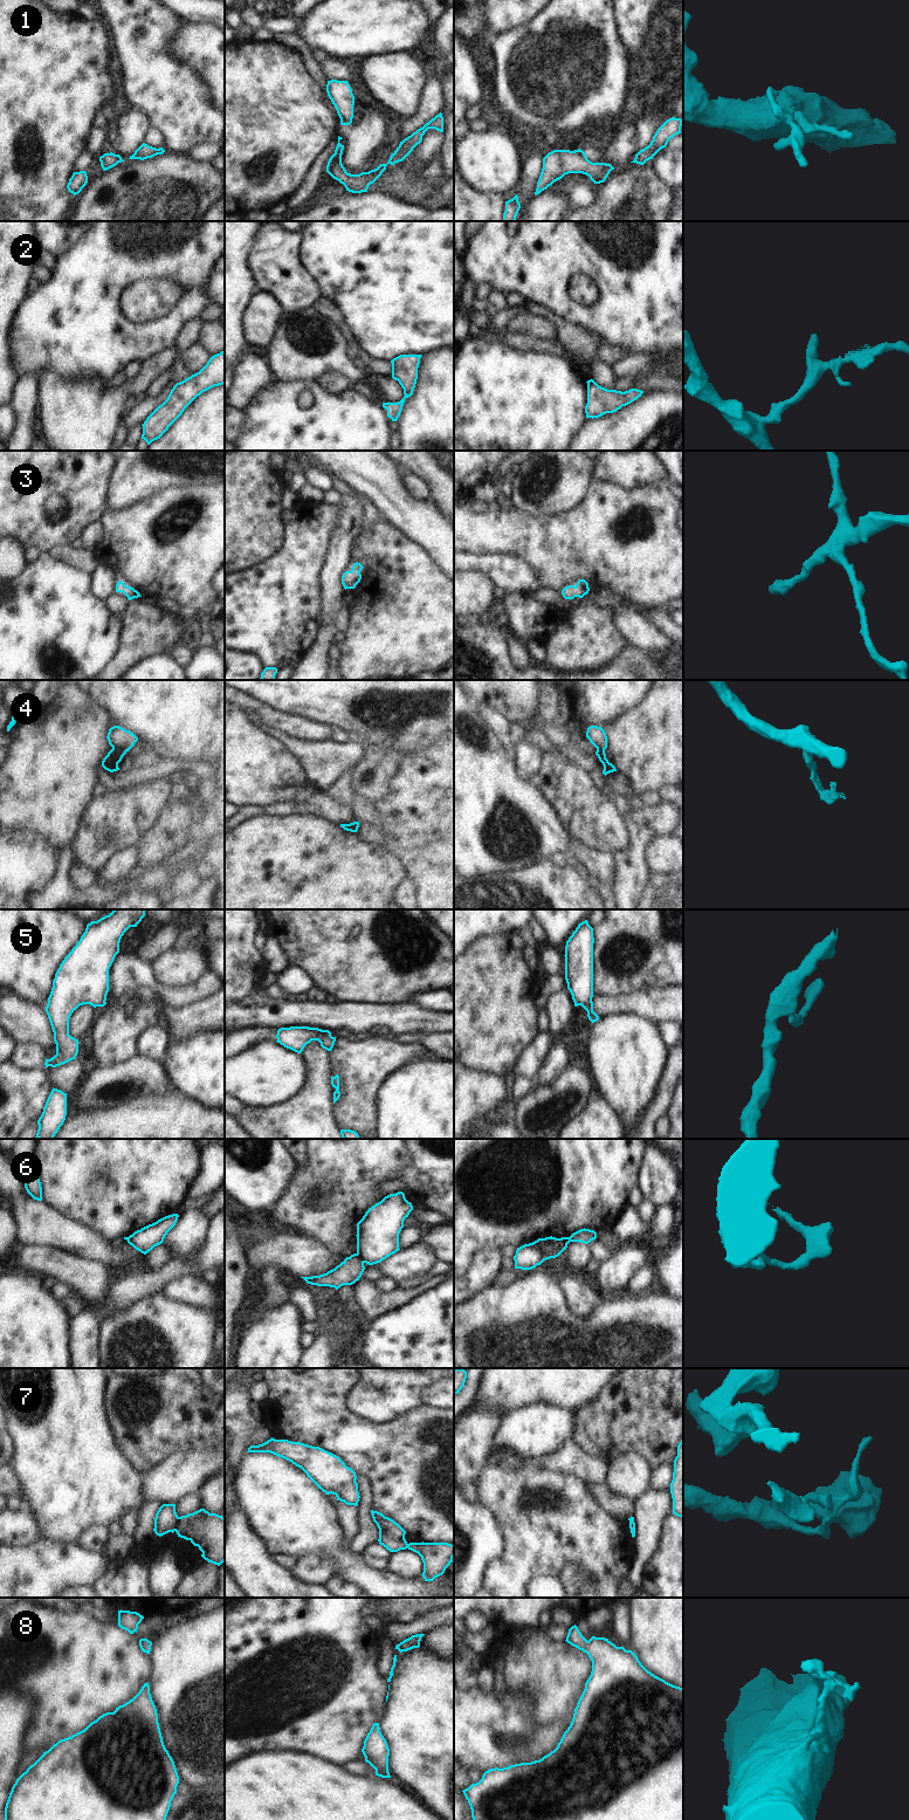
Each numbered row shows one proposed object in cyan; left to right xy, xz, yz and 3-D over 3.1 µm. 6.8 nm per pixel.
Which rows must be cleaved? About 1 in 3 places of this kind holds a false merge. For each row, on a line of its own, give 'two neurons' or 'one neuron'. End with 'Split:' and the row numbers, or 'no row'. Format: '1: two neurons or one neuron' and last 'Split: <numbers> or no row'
1: one neuron
2: one neuron
3: one neuron
4: two neurons
5: one neuron
6: two neurons
7: two neurons
8: one neuron
Split: 4, 6, 7

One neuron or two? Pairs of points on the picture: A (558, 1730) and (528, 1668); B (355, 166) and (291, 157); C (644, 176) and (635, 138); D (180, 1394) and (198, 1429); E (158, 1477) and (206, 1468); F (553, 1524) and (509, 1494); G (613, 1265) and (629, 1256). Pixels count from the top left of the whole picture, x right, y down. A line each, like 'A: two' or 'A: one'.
A: two
B: two
C: two
D: one
E: one
F: one
G: one

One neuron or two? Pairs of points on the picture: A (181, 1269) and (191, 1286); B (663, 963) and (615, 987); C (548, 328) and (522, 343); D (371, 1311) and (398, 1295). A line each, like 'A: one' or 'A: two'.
A: two
B: one
C: two
D: one

